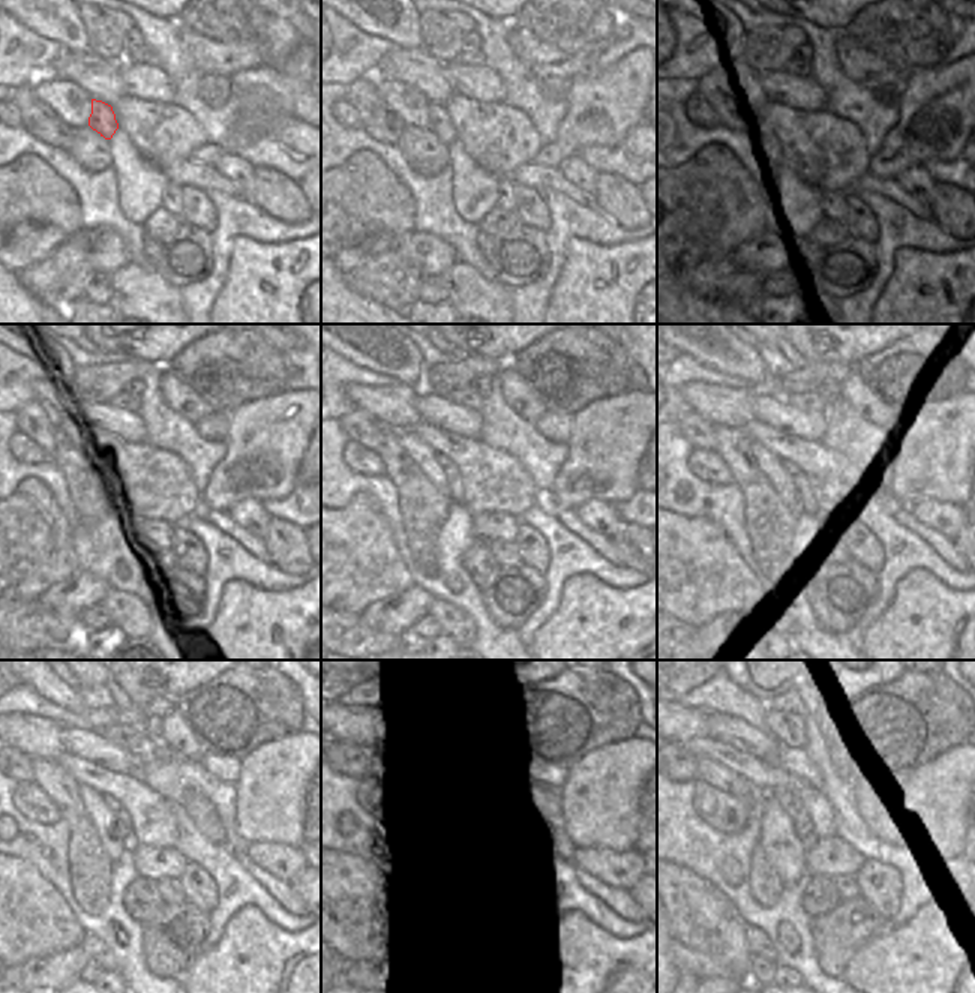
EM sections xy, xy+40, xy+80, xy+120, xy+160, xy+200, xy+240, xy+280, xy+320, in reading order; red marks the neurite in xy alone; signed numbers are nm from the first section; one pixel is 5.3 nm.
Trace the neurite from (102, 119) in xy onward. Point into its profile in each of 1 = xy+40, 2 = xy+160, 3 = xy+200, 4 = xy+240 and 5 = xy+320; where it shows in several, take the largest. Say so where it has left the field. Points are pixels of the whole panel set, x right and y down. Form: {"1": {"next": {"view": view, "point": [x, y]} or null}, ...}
{"1": {"next": {"view": "xy+40", "point": [438, 122]}}, "2": {"next": {"view": "xy+160", "point": [450, 470]}}, "3": {"next": {"view": "xy+200", "point": [786, 465]}}, "4": {"next": {"view": "xy+240", "point": [119, 810]}}, "5": {"next": {"view": "xy+320", "point": [789, 803]}}}

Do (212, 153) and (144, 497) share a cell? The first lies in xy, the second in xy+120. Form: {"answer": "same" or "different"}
{"answer": "different"}

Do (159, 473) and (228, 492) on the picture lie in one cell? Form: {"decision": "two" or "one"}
{"decision": "two"}

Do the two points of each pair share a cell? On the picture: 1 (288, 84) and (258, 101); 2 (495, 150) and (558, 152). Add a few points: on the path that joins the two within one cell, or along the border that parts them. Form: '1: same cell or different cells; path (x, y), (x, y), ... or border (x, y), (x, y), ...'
1: same cell; path (281, 92), (272, 101), (266, 101)
2: different cells; border (543, 144), (531, 162)

